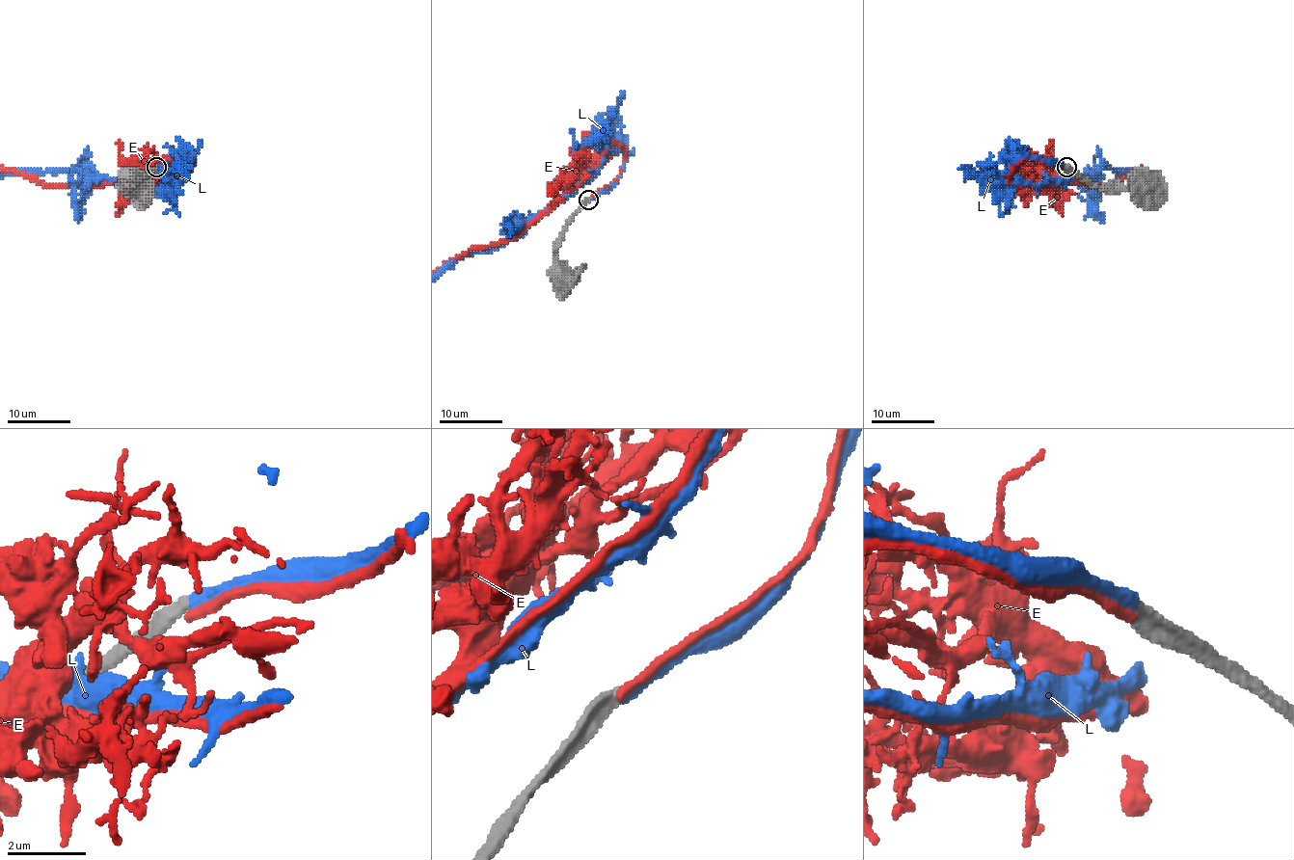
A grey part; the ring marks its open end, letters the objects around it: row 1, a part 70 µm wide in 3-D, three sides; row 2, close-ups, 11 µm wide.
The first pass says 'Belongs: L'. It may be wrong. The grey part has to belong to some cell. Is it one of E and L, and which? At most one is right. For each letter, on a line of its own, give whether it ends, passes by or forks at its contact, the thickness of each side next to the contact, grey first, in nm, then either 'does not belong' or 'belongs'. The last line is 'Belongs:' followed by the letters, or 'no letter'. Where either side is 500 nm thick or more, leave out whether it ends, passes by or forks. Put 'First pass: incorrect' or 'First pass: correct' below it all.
E: it ends; calibres 420 and 280 nm; does not belong
L: it ends; calibres 420 and 320 nm; belongs
Belongs: L
First pass: correct

